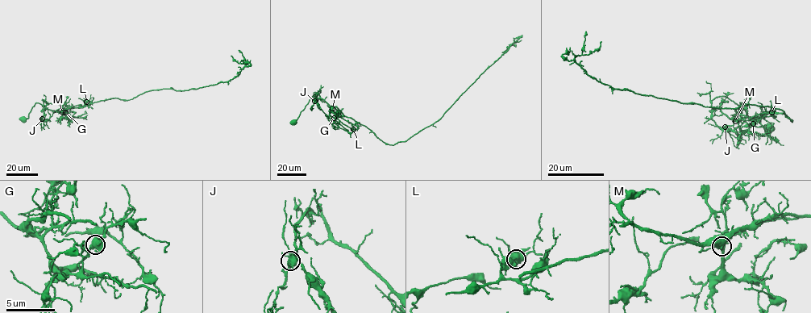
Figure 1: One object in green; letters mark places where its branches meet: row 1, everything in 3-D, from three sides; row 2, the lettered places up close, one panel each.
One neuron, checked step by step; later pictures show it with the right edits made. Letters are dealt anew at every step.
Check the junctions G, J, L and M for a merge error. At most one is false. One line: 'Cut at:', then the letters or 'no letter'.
Cut at: no letter

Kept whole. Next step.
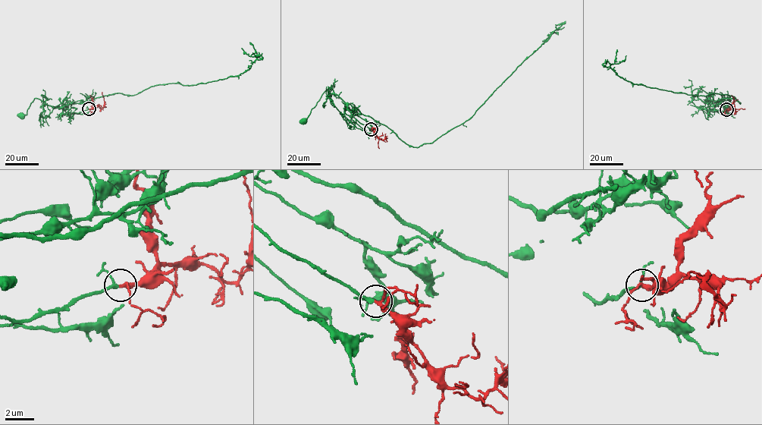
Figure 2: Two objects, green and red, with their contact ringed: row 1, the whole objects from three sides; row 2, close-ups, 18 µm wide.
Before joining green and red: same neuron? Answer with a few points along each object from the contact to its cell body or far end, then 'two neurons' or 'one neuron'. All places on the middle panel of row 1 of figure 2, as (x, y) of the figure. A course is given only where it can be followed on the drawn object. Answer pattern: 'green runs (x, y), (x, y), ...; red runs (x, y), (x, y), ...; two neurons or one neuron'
green runs (371, 129), (353, 117), (347, 105), (330, 87), (305, 120); red runs (371, 129), (383, 140), (386, 138), (385, 133); one neuron

